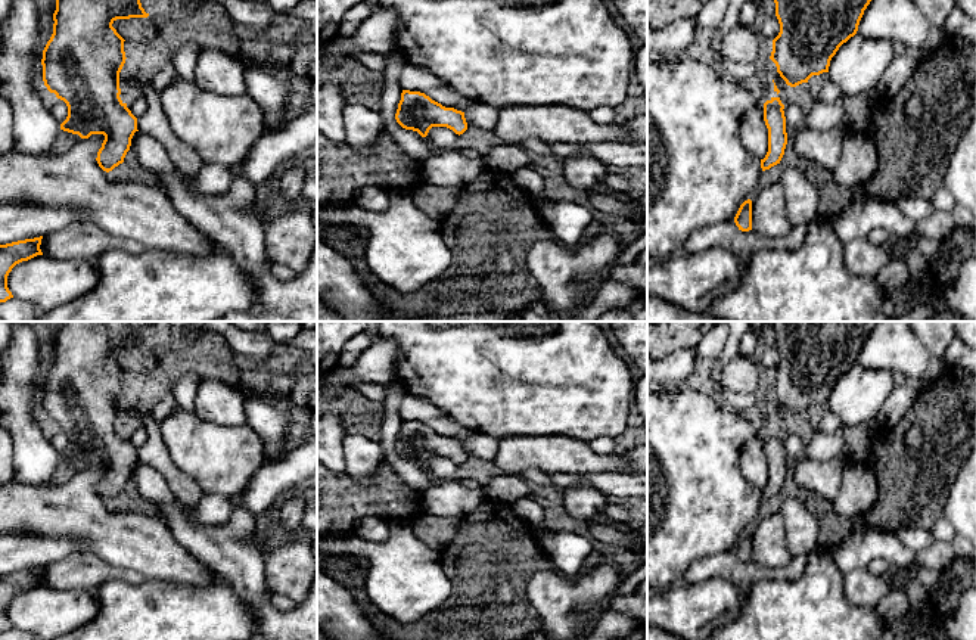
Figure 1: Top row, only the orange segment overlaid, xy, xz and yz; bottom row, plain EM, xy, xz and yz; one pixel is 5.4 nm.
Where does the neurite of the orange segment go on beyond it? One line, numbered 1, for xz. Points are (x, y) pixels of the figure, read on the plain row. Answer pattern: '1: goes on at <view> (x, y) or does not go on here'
1: does not go on here

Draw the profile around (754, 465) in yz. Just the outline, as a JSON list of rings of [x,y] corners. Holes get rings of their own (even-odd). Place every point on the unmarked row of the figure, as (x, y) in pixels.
[[[764,434],[753,436],[742,450],[740,472],[747,482],[764,490],[768,482],[768,459],[764,451]]]

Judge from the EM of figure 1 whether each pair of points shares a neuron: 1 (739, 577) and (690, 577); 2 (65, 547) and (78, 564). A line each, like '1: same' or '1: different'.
1: same
2: different

